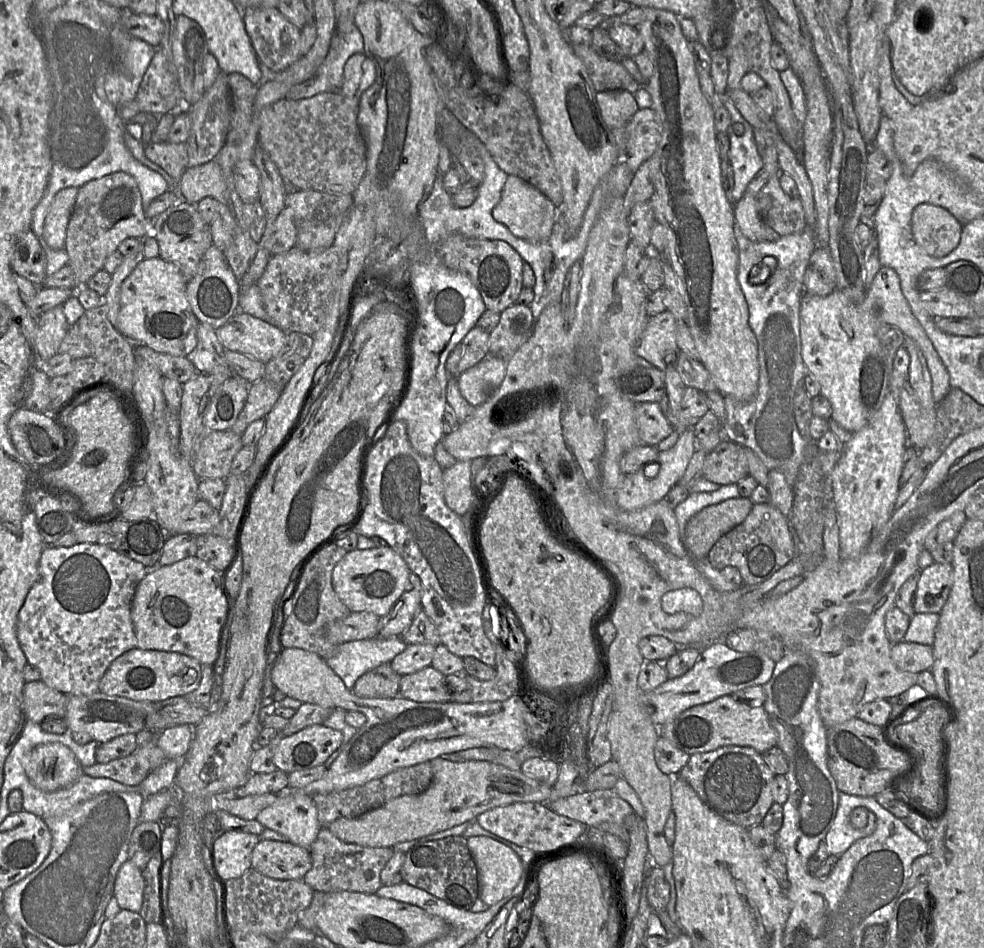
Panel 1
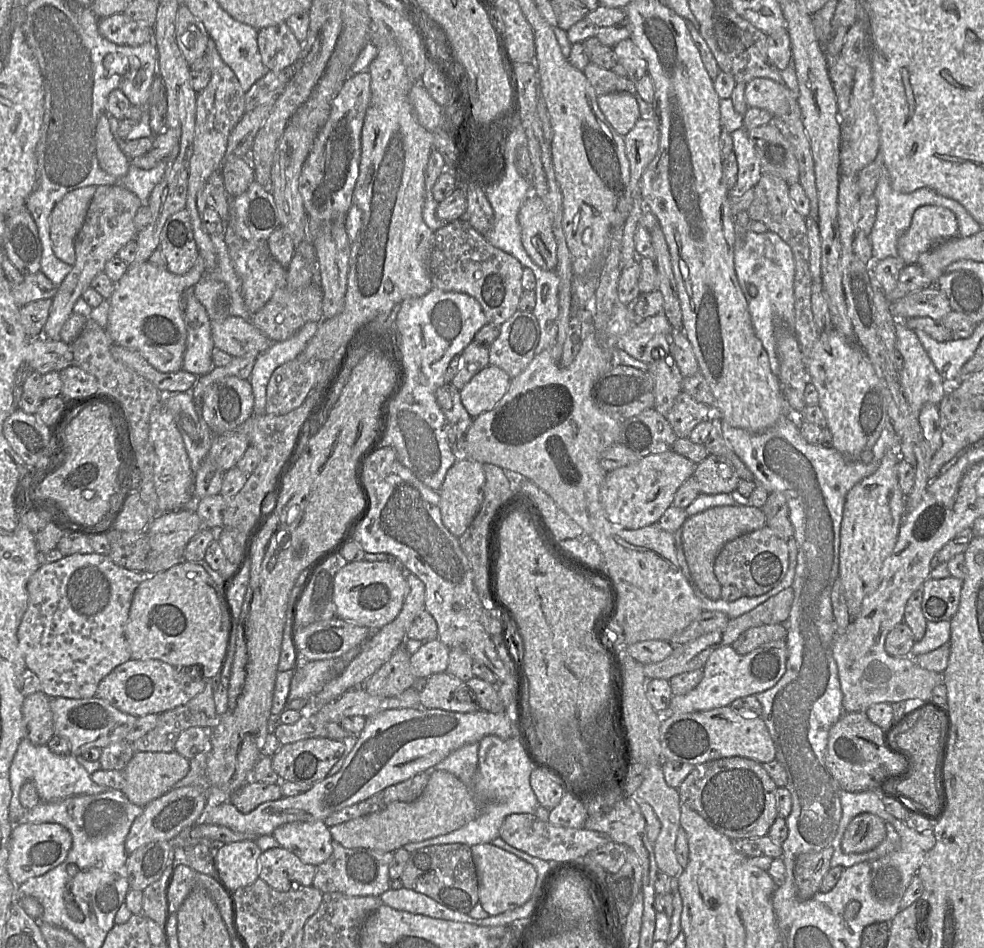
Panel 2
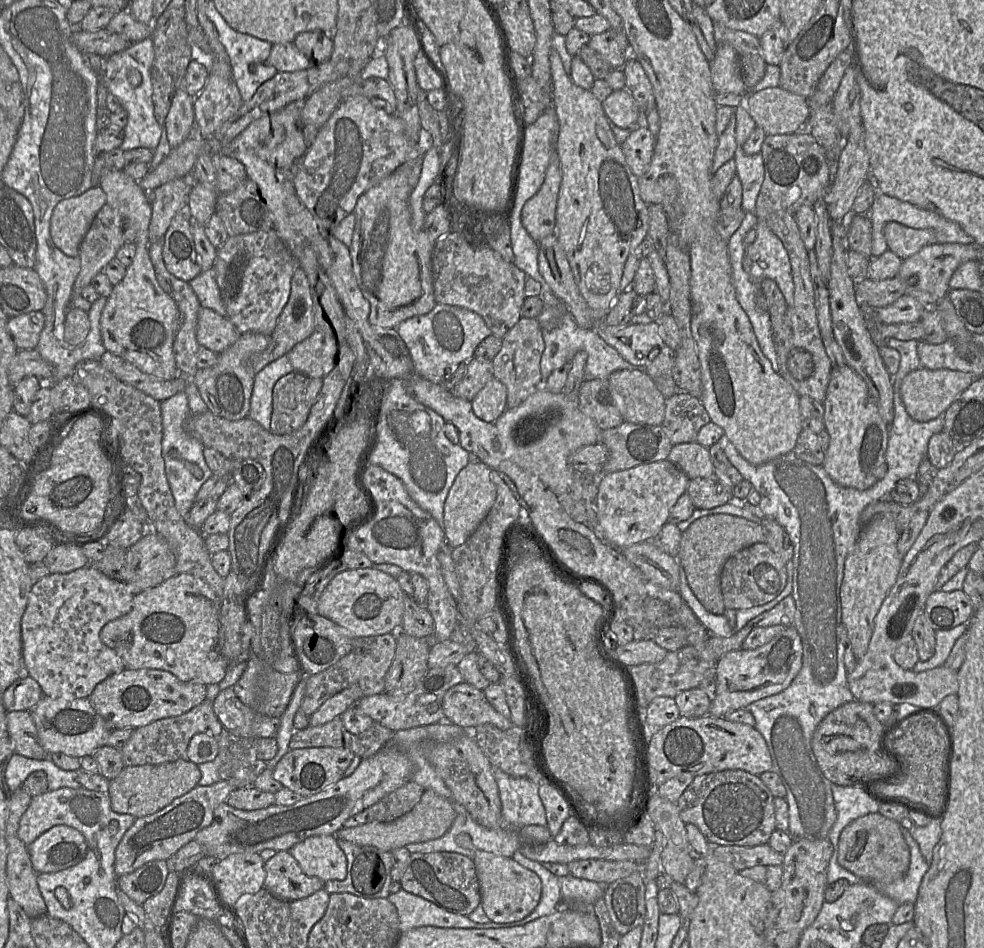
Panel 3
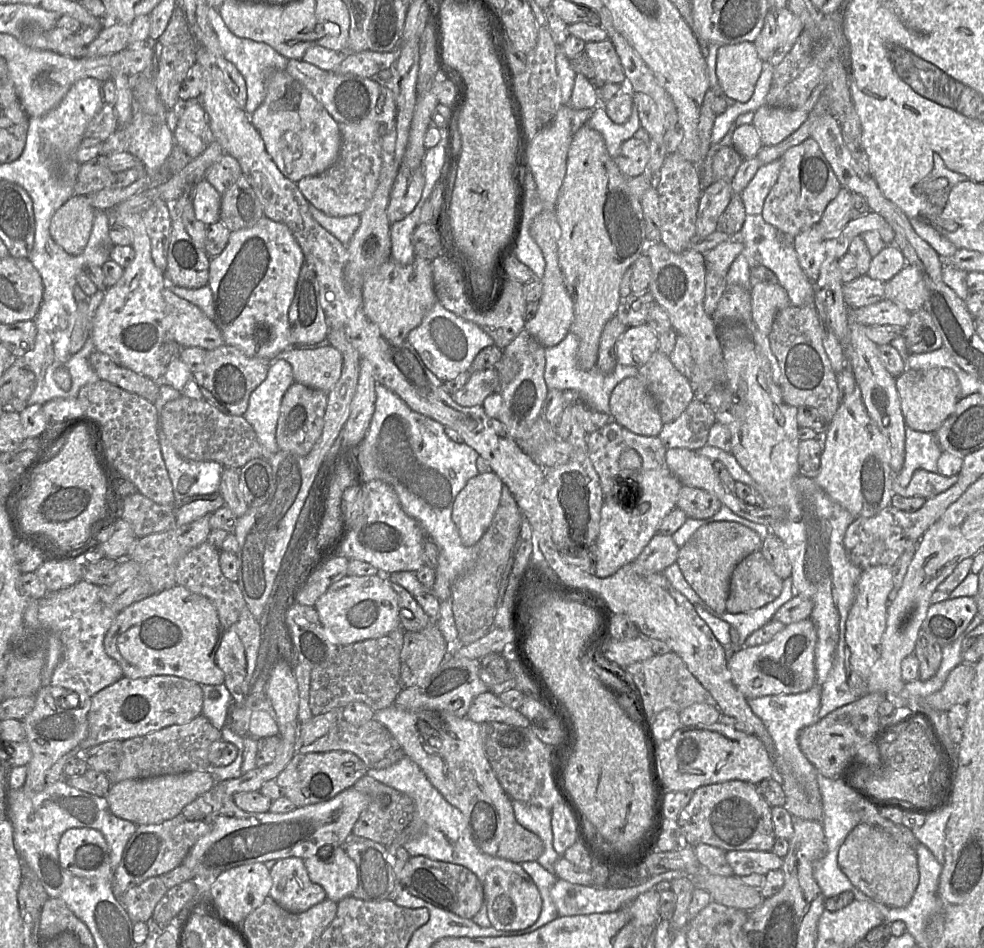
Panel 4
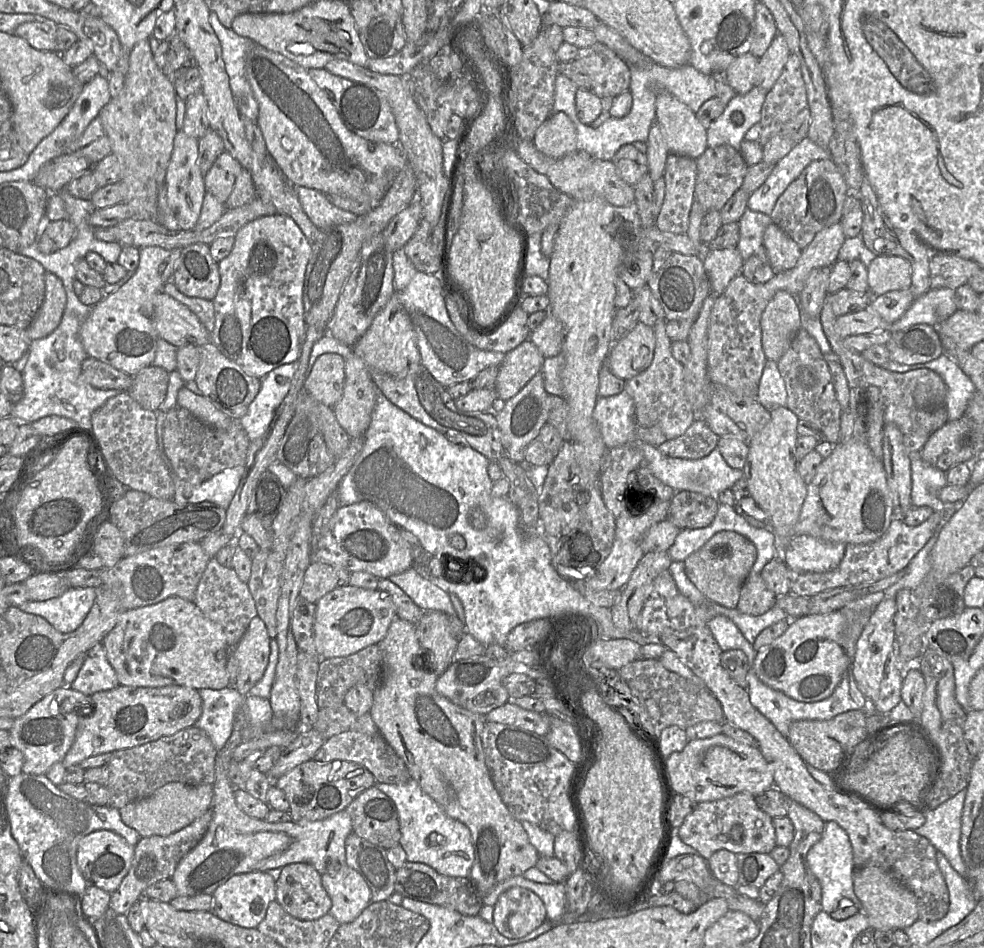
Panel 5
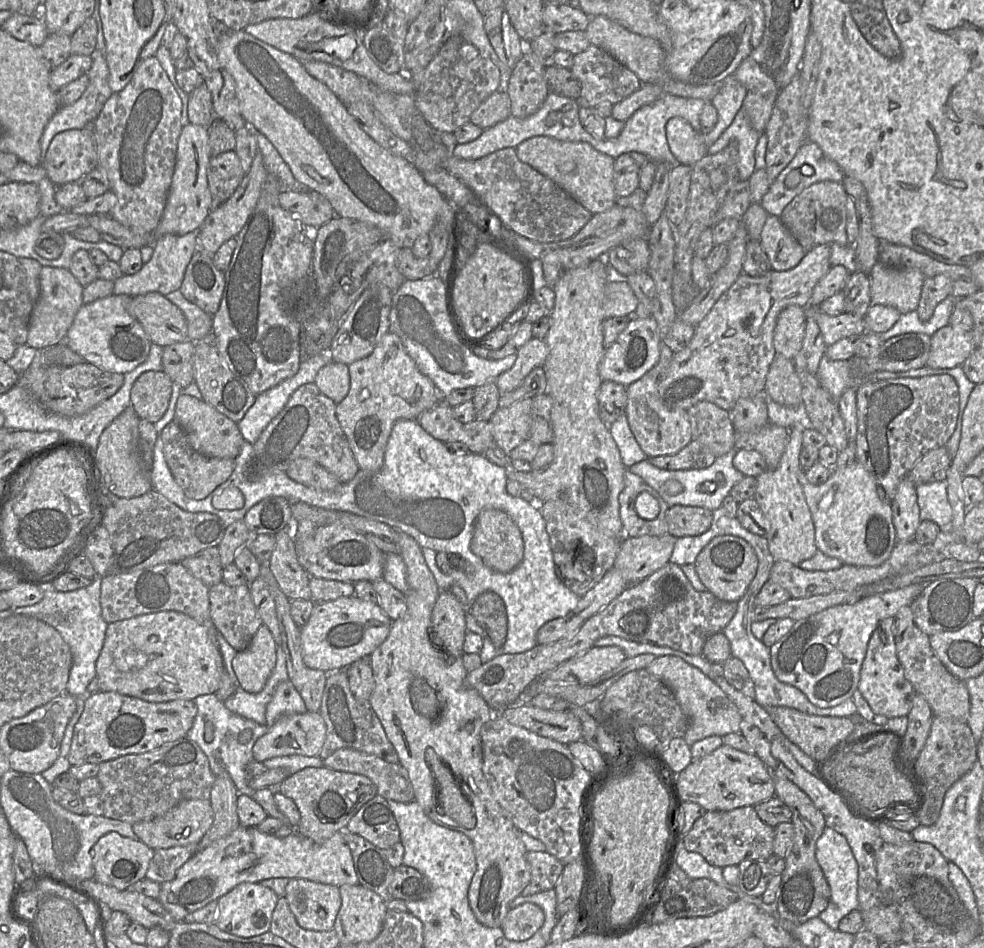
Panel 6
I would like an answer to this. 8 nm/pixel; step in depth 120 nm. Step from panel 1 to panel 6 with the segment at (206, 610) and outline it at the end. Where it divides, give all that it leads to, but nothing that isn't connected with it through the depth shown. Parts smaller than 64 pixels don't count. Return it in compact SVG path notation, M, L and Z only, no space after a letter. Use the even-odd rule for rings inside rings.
M161 611L143 614L129 619L112 622L107 626L104 644L96 662L96 675L101 692L114 691L123 695L140 698L148 702L168 702L172 700L185 699L194 700L200 695L215 693L221 682L221 675L225 670L222 654L217 639L209 631L190 616L177 611Z

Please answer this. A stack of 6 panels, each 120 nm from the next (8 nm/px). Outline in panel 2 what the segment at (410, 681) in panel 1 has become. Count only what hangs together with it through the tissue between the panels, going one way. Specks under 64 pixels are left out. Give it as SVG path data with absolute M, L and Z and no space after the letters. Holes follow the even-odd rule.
M446 672L435 673L426 678L420 691L420 703L428 709L461 713L480 709L466 683Z

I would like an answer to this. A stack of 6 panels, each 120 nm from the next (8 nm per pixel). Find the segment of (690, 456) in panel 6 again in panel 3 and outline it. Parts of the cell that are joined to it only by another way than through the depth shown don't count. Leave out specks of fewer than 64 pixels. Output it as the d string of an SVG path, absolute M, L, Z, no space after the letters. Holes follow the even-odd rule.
M677 392L665 400L661 426L672 445L695 442L701 427L709 422L709 414L700 398Z

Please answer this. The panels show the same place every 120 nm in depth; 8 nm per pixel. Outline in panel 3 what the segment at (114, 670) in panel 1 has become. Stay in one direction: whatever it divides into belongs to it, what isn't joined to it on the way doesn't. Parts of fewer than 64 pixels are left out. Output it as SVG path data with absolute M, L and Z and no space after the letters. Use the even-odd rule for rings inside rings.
M124 669L100 682L89 696L89 700L109 729L136 729L156 720L188 712L206 699L206 685L181 681L165 670Z

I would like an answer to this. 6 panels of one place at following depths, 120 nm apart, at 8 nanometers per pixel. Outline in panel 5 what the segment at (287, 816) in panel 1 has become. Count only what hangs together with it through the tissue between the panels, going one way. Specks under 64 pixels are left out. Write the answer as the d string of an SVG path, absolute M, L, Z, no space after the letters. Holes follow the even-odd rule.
M342 864L335 875L321 874L321 881L332 901L330 913L339 924L354 921L372 903L366 881L347 864Z

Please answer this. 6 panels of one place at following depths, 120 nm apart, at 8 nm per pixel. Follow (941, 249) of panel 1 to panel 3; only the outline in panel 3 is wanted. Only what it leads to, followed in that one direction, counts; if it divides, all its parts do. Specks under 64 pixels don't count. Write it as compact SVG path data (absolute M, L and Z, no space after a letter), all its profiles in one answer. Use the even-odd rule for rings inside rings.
M888 222L883 227L888 249L901 260L919 252L923 247L936 243L935 233L929 229L914 229L897 222Z

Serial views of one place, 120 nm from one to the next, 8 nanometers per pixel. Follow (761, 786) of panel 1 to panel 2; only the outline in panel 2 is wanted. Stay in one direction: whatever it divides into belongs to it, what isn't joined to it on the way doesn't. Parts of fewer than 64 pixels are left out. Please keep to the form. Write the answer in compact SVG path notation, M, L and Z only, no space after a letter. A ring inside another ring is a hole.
M738 756L696 765L678 788L682 804L732 840L768 835L778 817L776 790L776 783L762 764Z

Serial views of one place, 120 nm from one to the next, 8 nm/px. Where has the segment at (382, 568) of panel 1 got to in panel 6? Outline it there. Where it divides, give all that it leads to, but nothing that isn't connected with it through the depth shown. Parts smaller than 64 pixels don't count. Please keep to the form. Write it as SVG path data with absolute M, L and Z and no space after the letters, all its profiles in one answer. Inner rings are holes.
M356 595L316 603L307 623L299 628L304 664L311 669L332 673L346 670L369 655L388 637L392 620L382 608Z

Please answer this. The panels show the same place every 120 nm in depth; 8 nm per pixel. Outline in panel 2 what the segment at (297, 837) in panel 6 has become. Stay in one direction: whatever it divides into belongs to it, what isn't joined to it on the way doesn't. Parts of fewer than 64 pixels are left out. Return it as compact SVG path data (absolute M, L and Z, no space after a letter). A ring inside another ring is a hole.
M425 707L417 708L417 709L415 709L415 708L398 708L398 709L385 710L383 712L376 714L376 715L366 718L365 726L364 726L363 730L358 734L357 741L356 741L353 749L346 756L344 763L343 763L342 767L340 768L340 770L333 775L328 775L323 780L321 780L321 781L317 782L316 784L314 784L313 786L311 786L307 791L305 791L299 795L296 795L296 796L282 796L281 798L279 798L277 800L264 802L249 813L240 812L230 802L223 802L223 803L220 803L220 804L214 806L213 808L207 809L207 802L206 802L205 815L203 816L203 818L200 822L225 826L225 827L228 827L228 828L234 830L234 831L240 832L240 833L252 834L255 837L259 837L262 835L272 835L272 833L274 832L275 829L277 829L278 827L280 827L284 824L287 824L287 823L292 823L292 822L313 823L316 821L324 821L327 817L329 817L333 813L338 812L348 806L362 802L362 801L368 799L369 797L373 796L374 794L380 792L381 790L385 789L388 786L405 781L405 780L407 780L407 779L409 779L409 778L411 778L421 772L425 772L425 771L430 772L430 770L432 770L436 764L441 762L450 753L461 748L464 745L467 745L470 743L476 743L476 742L479 743L482 738L484 738L485 736L488 736L488 735L494 735L494 736L497 736L503 740L513 737L513 732L512 732L512 728L511 728L511 715L513 715L513 713L511 711L508 711L506 713L491 713L491 712L487 712L482 709L479 709L475 712L468 712L468 713L453 712L453 711L447 711L447 710L442 710L442 709L428 709Z

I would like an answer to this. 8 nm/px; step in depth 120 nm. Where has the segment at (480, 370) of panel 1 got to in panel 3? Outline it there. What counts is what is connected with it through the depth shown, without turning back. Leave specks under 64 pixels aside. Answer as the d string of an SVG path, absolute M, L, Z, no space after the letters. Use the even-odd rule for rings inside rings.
M493 377L470 403L476 417L485 422L494 423L507 409L506 387Z

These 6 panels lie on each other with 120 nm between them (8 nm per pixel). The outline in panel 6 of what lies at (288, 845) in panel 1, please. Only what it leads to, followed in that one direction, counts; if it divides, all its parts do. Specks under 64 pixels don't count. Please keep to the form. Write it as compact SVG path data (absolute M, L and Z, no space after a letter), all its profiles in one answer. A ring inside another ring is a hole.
M292 878L286 885L284 898L300 927L313 931L334 929L342 903L338 887Z

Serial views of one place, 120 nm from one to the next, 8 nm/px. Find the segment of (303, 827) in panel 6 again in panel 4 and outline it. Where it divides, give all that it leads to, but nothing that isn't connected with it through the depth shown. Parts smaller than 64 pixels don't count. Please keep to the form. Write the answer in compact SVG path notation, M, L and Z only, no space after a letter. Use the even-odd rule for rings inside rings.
M298 751L275 780L284 795L296 807L303 807L333 799L337 794L353 787L367 774L367 770L364 762L352 752L300 753Z

